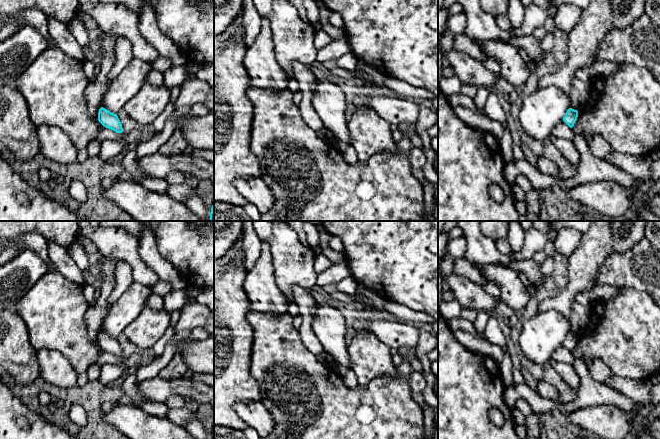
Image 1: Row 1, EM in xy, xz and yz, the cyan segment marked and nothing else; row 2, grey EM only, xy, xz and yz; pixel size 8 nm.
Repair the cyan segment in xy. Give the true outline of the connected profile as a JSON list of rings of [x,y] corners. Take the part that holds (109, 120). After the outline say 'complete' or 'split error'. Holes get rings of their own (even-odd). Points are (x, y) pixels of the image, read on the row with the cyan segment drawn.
[[[101,107],[98,112],[98,121],[106,128],[122,133],[122,124],[117,114],[111,113],[109,110]]]; complete

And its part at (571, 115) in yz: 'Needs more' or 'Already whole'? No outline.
Already whole

